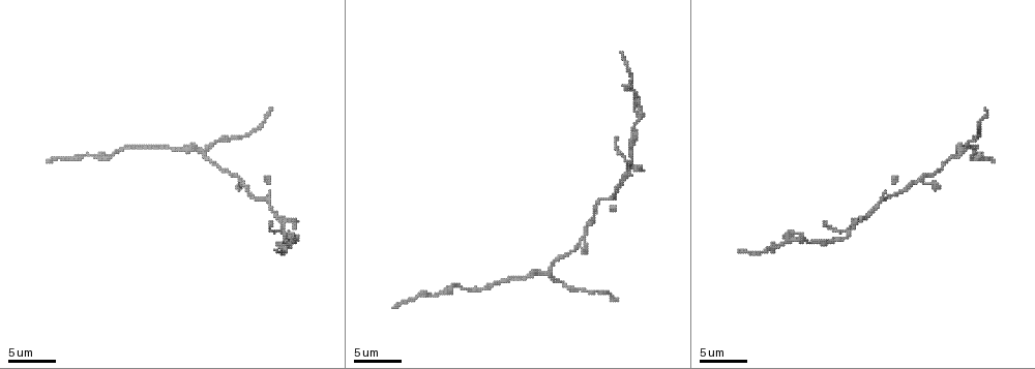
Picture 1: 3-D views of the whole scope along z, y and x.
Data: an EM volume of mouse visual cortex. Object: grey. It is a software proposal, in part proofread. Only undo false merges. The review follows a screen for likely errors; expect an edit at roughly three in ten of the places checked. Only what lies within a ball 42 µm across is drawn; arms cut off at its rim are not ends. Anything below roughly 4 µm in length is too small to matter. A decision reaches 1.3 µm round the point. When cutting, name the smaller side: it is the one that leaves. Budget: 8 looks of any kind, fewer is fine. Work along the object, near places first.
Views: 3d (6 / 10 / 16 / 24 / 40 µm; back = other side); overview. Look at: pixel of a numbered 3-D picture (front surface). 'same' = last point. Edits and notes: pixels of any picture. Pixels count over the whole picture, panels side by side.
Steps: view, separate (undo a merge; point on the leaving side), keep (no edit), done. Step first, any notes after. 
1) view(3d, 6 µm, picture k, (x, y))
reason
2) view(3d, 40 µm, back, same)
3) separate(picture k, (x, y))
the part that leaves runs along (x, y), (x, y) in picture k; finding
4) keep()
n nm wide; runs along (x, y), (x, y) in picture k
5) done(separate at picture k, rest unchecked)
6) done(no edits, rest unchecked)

view(3d, 6 µm, picture 1, (238, 181))
a fork

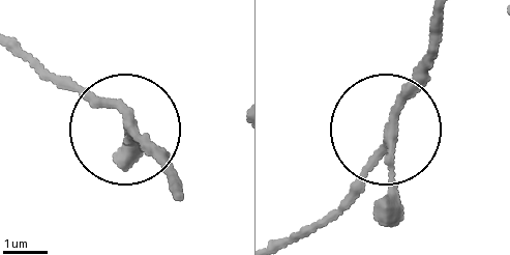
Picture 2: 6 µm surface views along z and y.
view(3d, 6 µm, back, picture 2, (127, 125))
other side

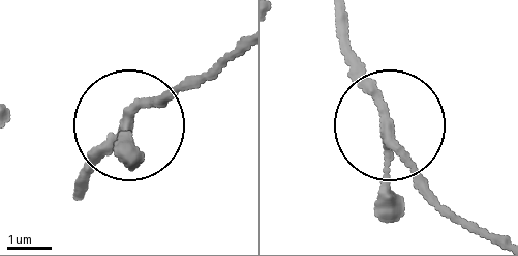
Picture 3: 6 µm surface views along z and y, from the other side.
keep()
side arm 26 µm; 3 arms; continuous, no second neuron

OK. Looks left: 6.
view(3d, 10 µm, picture 1, (962, 150))

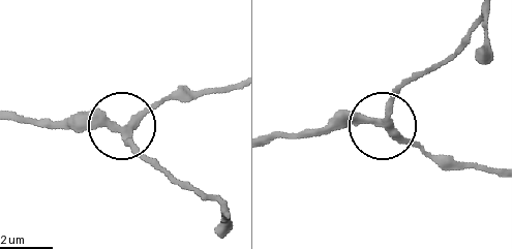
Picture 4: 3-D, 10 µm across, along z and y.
view(3d, 10 µm, back, picture 4, (387, 125))

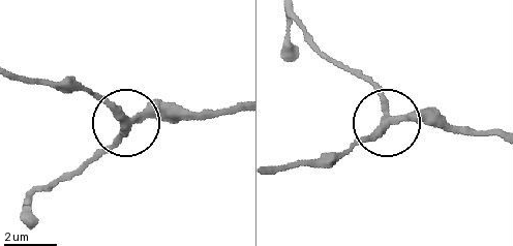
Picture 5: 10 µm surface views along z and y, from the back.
keep()
3 arms; runs along (284, 10), (315, 49), (381, 95), (383, 124), (338, 159) in picture 5; one neuron here

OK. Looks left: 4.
view(3d, 16 µm, picture 1, (607, 197))
a narrow waist

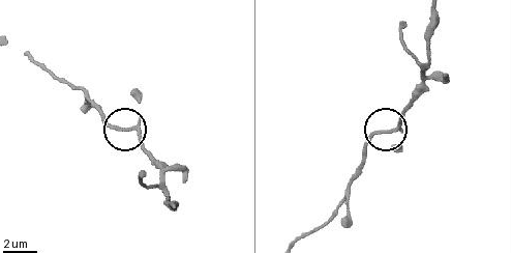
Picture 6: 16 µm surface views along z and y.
keep()
160 nm wide; runs along (351, 193), (352, 173), (371, 136), (392, 130), (416, 100) in picture 6; all the same neuron

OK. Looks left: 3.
view(3d, 10 µm, picture 1, (627, 164))
thin arm on a thick one

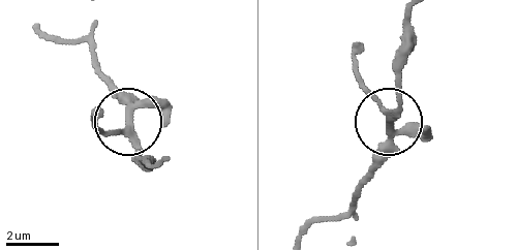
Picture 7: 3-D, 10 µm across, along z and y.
keep()
220 nm wide; runs along (303, 231), (353, 198), (399, 105), (401, 73) in picture 7; one neuron here

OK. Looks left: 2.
done(no edits, rest unchecked)

